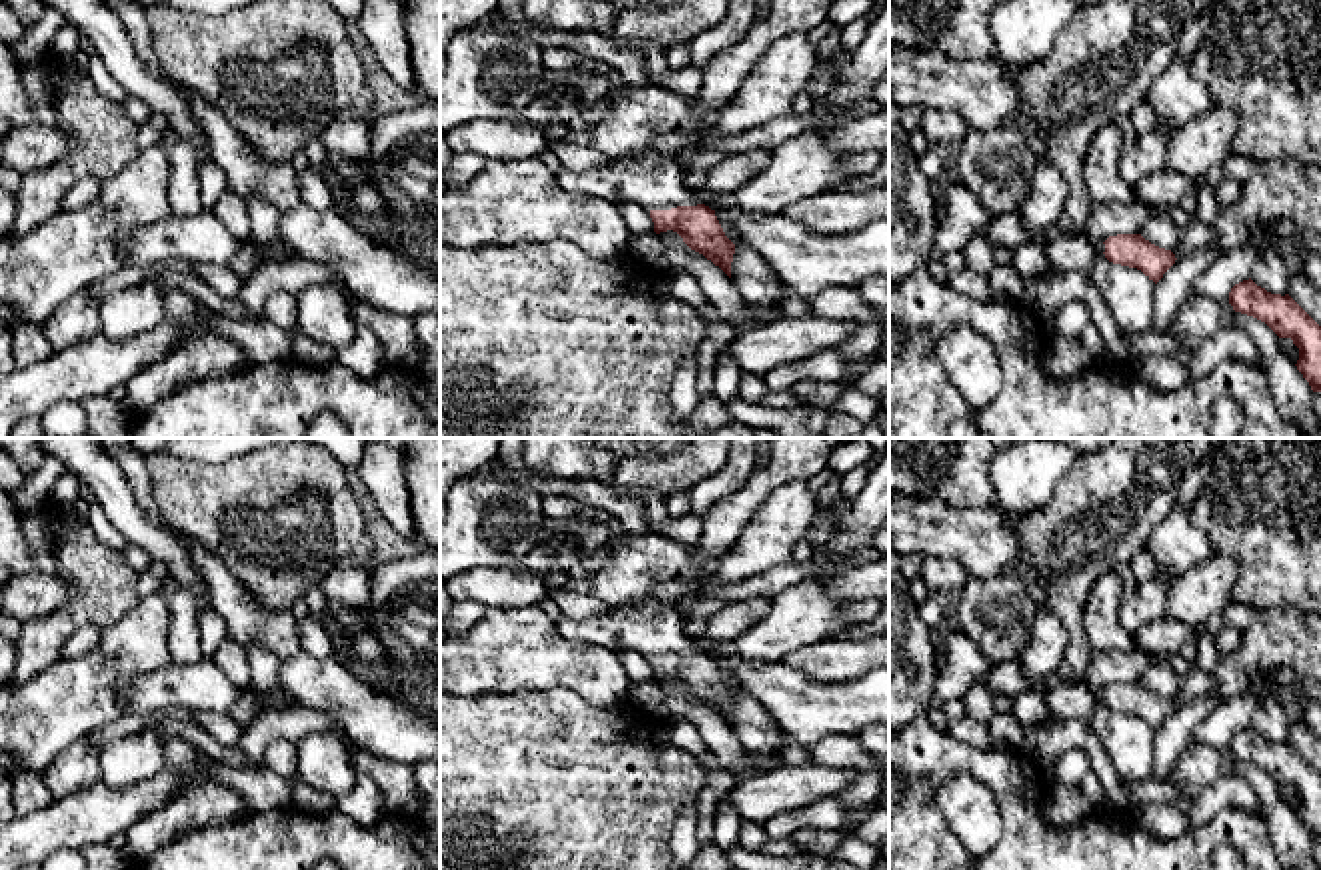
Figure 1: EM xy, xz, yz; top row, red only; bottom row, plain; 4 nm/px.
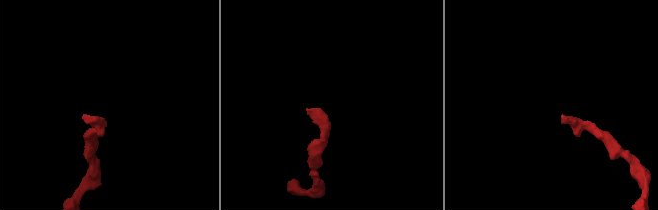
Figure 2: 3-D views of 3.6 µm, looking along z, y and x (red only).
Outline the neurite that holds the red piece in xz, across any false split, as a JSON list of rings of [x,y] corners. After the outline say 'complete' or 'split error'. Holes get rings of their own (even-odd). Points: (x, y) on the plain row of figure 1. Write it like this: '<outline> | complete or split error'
[[[671,604],[622,606],[582,620],[560,616],[556,628],[568,640],[614,652],[638,652],[650,660],[654,680],[677,680],[683,690],[731,726],[735,692],[715,658],[699,652]]] | split error

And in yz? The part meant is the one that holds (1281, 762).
[[[1249,726],[1231,736],[1229,752],[1265,770],[1279,786],[1291,786],[1299,796],[1297,818],[1313,840],[1321,840],[1321,774],[1289,742],[1271,742]]] | complete

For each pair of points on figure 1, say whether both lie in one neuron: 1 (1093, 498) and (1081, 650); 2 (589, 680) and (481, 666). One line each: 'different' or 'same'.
1: same
2: same

